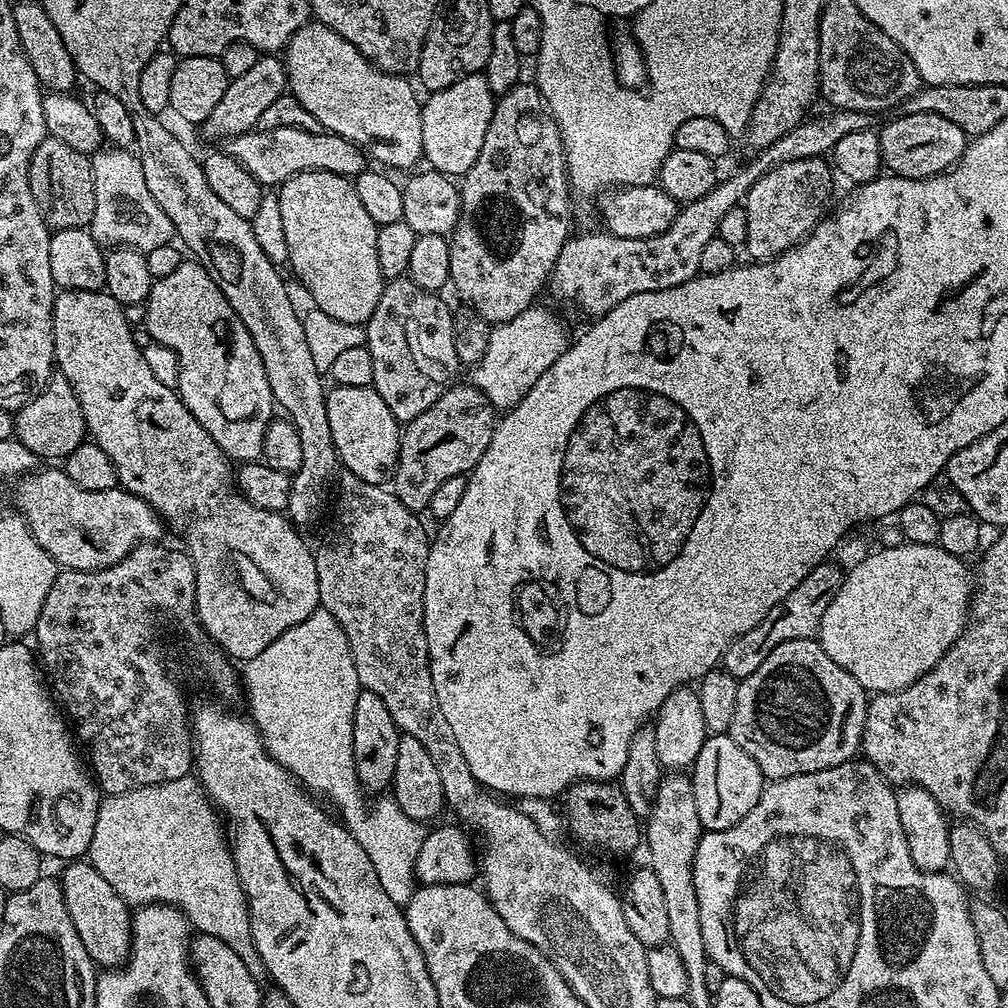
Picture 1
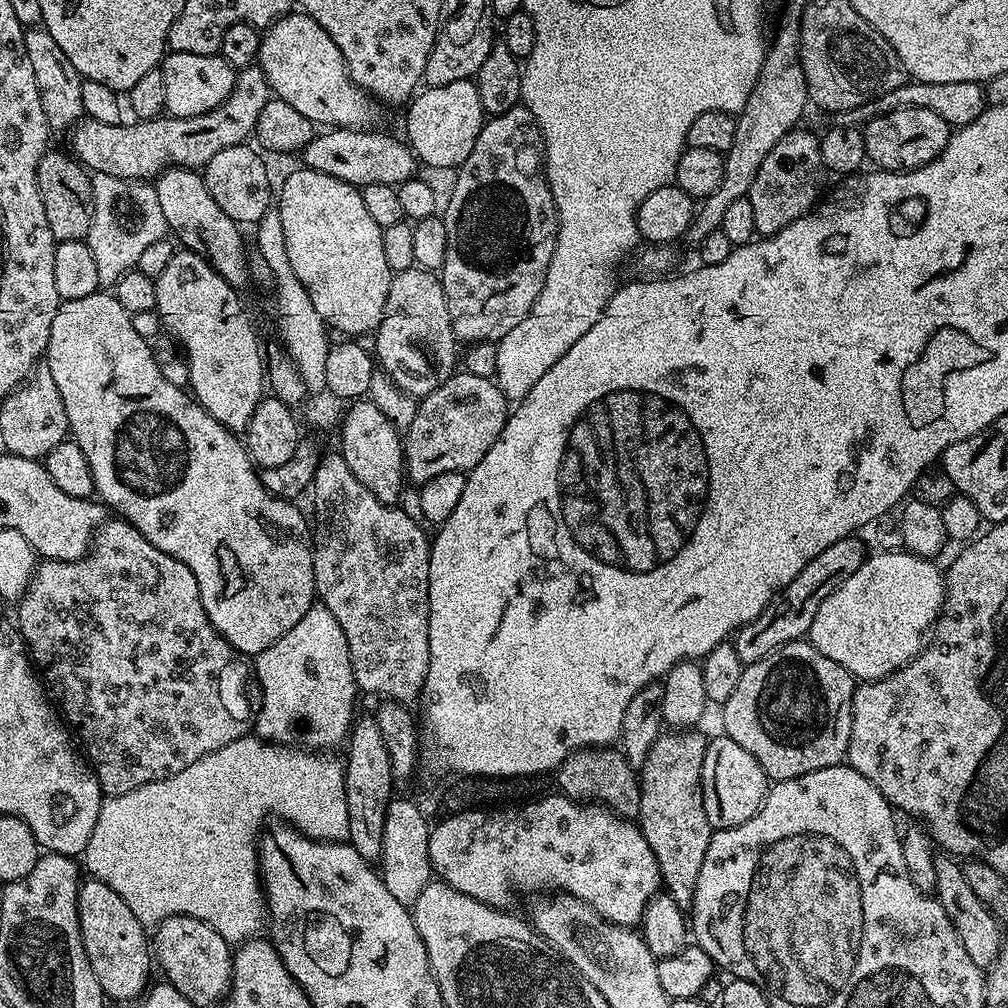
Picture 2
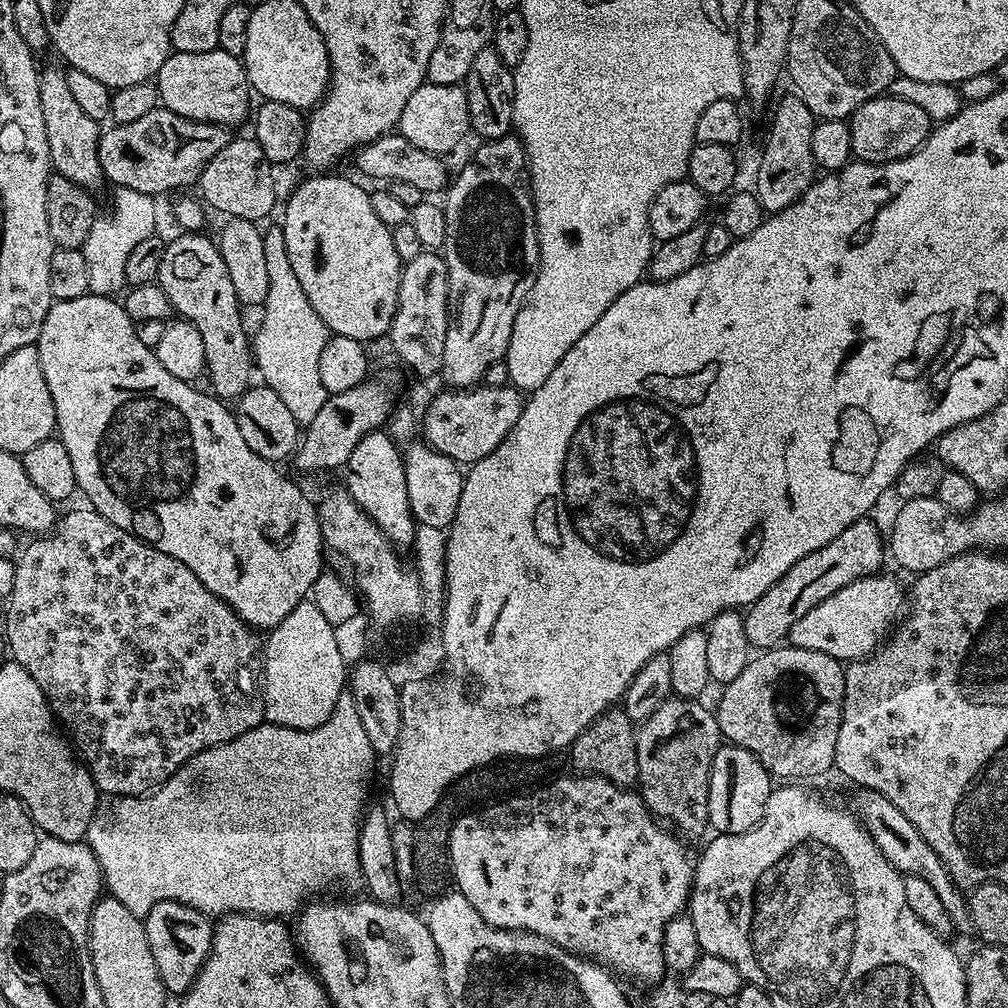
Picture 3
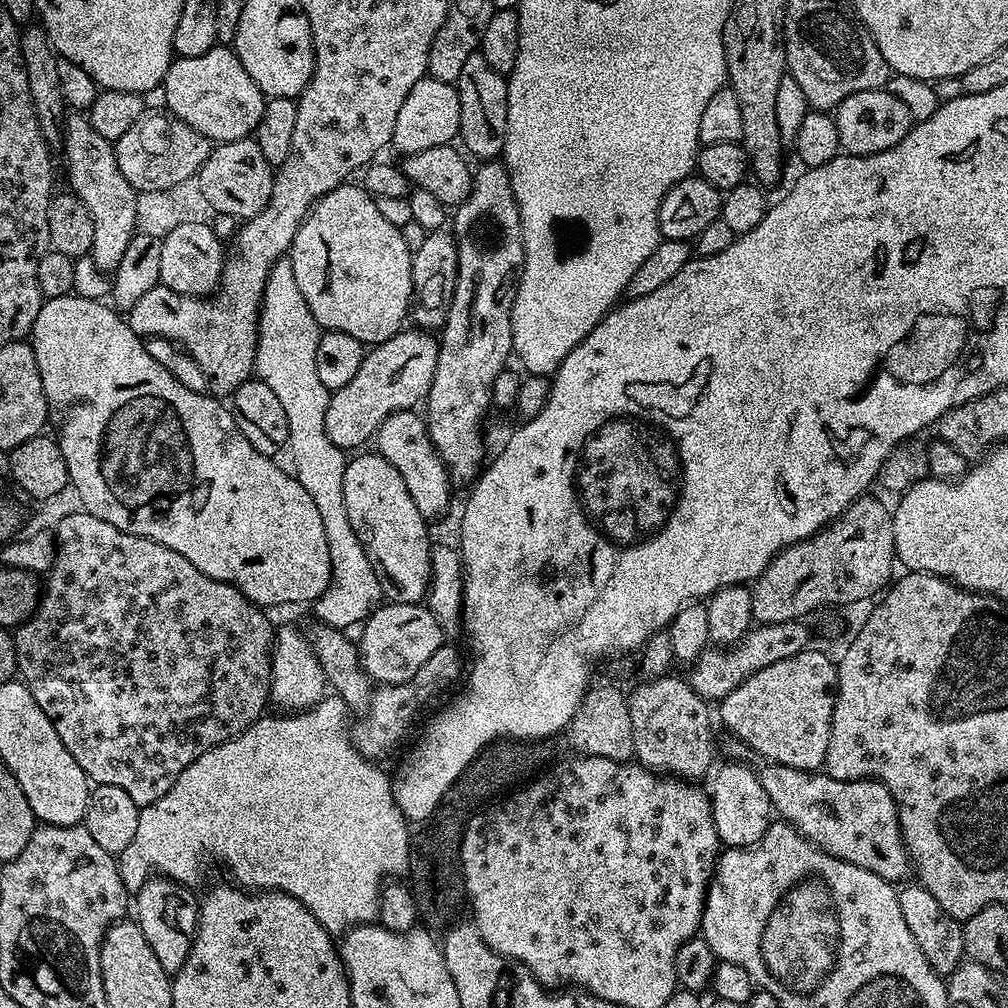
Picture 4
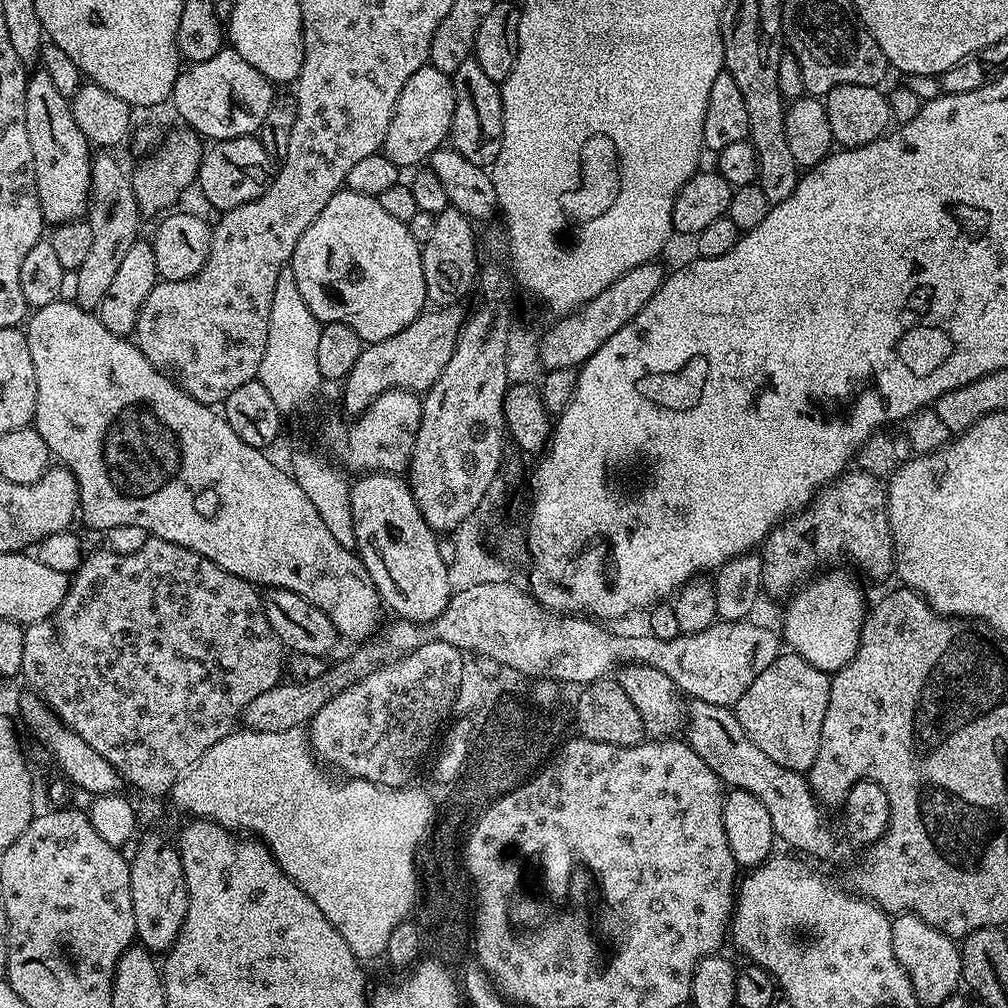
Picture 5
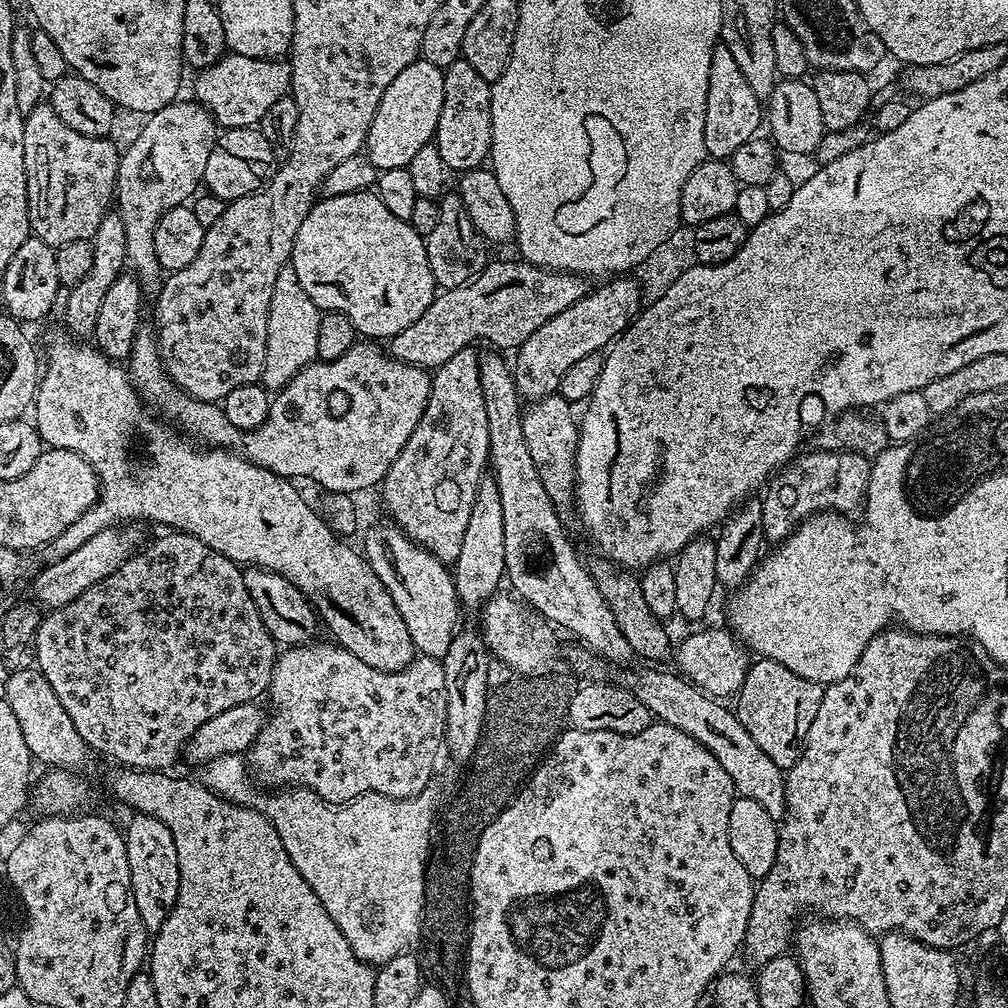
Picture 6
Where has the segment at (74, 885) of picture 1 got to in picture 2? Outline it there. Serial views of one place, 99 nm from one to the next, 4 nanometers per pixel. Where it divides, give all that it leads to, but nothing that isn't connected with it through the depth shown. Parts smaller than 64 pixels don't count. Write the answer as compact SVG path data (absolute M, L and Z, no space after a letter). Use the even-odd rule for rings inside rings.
M88 878L81 883L80 893L78 894L78 918L80 919L80 933L82 934L82 946L86 950L86 958L90 962L92 967L92 973L94 978L98 978L98 986L102 986L105 997L109 1001L112 1000L129 1000L129 1002L135 1002L143 997L146 989L149 987L150 979L148 975L151 974L152 968L154 972L154 956L150 951L150 936L146 933L146 926L142 922L138 922L138 918L134 918L133 912L130 910L130 906L126 906L126 902L122 902L122 898L118 898L118 894L114 894L114 890L110 890L110 886L106 886L106 882L95 878Z

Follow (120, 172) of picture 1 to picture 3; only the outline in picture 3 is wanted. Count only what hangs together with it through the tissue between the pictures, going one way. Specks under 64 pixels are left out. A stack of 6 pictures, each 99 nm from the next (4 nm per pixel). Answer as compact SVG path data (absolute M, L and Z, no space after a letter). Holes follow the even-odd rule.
M113 187L111 191L112 216L97 215L82 249L86 258L86 270L90 274L88 291L93 296L115 297L125 291L128 284L126 262L130 258L130 253L134 246L139 246L141 242L146 242L146 238L153 236L158 228L156 225L158 206L153 197L138 194L138 190L125 188Z

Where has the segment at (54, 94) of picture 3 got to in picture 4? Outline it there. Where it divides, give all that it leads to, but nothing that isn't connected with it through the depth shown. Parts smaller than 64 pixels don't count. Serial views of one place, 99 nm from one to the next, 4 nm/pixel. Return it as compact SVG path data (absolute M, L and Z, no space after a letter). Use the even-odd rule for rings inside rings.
M72 114L67 117L62 128L62 145L64 144L64 172L68 175L67 187L73 196L77 196L90 210L94 221L94 242L91 258L100 267L100 271L111 274L116 271L126 246L130 246L132 237L137 235L135 220L135 202L137 191L126 182L122 170L118 170L118 158L113 141L102 138L90 126L83 115Z

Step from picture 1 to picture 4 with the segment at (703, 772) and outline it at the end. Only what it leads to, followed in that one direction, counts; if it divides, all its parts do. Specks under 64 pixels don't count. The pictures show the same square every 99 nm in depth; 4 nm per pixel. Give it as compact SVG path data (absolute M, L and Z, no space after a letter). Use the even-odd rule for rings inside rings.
M724 762L720 769L715 769L711 777L710 799L714 826L718 830L718 838L724 848L749 848L758 843L766 834L766 830L774 823L772 803L762 790L757 769L747 768L744 762Z

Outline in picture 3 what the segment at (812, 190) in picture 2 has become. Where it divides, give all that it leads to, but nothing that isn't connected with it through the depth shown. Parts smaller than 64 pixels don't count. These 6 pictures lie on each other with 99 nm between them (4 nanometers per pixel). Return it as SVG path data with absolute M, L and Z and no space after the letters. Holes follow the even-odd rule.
M795 94L784 96L775 101L776 109L772 112L772 125L768 128L768 137L764 140L764 153L760 156L760 165L756 168L754 191L765 213L786 210L817 179L818 169L814 150L810 150L810 138L814 138L818 118Z

